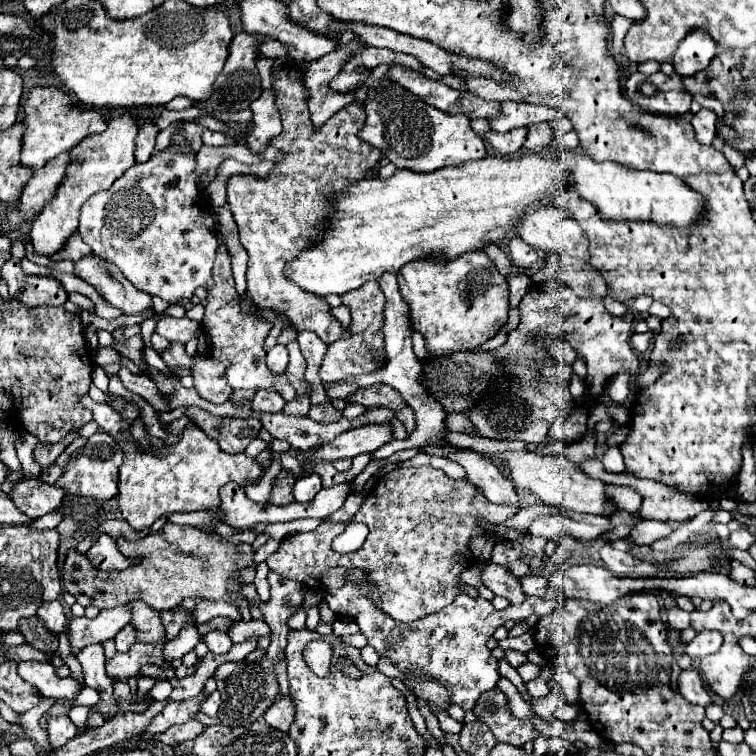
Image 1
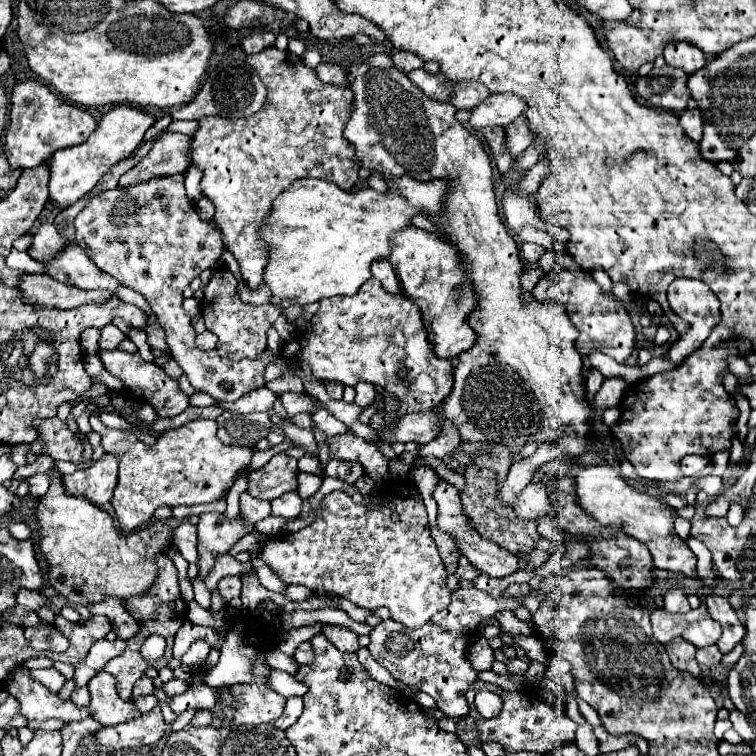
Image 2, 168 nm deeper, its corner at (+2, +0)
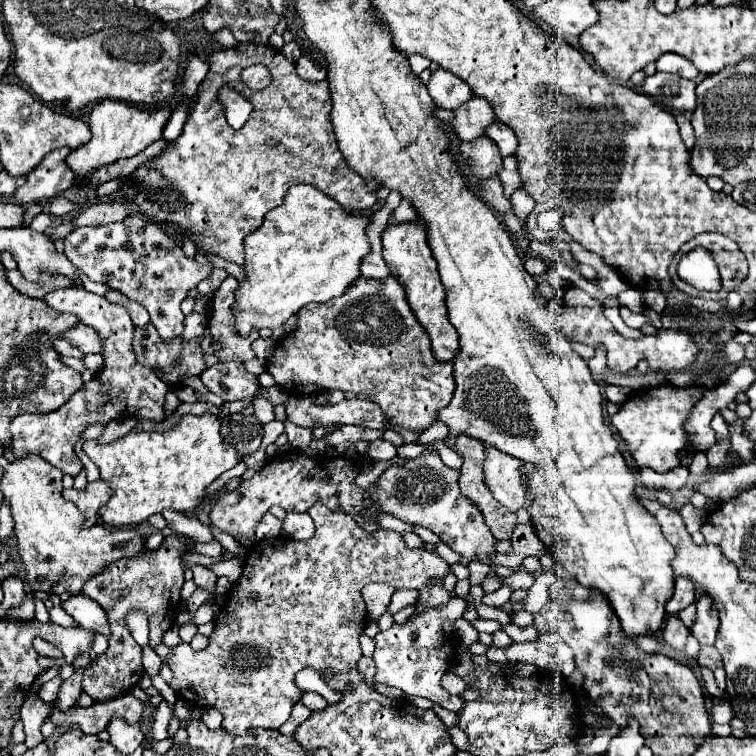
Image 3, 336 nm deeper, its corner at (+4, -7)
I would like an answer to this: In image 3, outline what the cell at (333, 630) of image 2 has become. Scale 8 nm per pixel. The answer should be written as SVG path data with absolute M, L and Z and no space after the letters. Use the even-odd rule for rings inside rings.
M316 503L310 507L308 511L314 519L314 525L316 525L316 533L312 539L308 541L294 541L294 539L286 539L286 537L276 537L276 539L270 539L270 541L256 541L254 545L248 547L248 557L244 561L244 573L242 577L238 579L238 585L236 585L236 591L232 589L228 593L228 603L224 605L224 609L220 611L218 619L216 619L216 627L214 627L214 633L210 635L210 645L204 649L204 651L194 651L188 643L180 643L178 647L172 649L172 659L168 661L168 667L174 671L174 679L172 679L172 689L176 691L178 697L184 697L186 701L194 701L198 707L216 707L222 715L224 715L224 721L222 721L222 727L230 733L230 735L242 735L246 733L248 729L256 729L256 727L262 727L262 729L278 729L288 717L291 715L292 707L296 704L302 693L302 690L298 689L294 685L294 675L296 671L304 669L304 667L314 667L316 671L324 671L324 669L332 669L332 671L344 671L344 669L352 669L356 667L356 663L360 661L362 657L362 651L360 651L360 635L362 635L362 629L364 629L364 621L366 621L366 603L362 599L362 587L368 585L368 583L386 583L390 587L396 587L396 589L418 589L420 591L420 597L416 601L416 607L414 607L414 613L408 617L408 619L414 619L418 613L424 613L426 609L434 609L434 607L442 607L442 605L448 605L450 601L450 593L444 589L442 585L442 577L450 571L450 565L444 563L440 559L438 553L434 551L428 551L424 547L418 547L418 549L410 549L406 547L406 543L402 541L402 535L396 533L396 531L386 531L386 529L378 529L374 533L368 533L368 531L362 531L356 521L348 515L348 513L334 513L332 509L326 509L322 503ZM250 593L256 593L258 595L258 601L252 601L250 599ZM322 617L338 617L334 619L328 627L326 619ZM342 617L342 619L340 619Z

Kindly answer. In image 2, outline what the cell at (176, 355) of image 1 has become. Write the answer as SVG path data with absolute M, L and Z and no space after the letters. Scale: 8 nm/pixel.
M150 314L148 316L148 322L146 322L146 342L150 348L158 348L162 352L168 352L168 346L166 346L166 340L164 340L164 332L160 330L160 324L156 322L156 316Z

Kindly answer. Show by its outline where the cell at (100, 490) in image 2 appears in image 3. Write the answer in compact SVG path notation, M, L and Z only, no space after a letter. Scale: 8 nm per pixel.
M98 479L94 483L88 483L86 489L78 491L74 487L64 489L62 496L67 501L76 503L76 507L86 515L86 527L94 525L98 521L98 509L110 499L110 485L106 481Z

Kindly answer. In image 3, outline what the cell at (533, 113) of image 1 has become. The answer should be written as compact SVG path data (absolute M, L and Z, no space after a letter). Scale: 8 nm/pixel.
M472 97L454 113L456 117L450 125L462 141L474 141L478 135L484 135L486 127L490 127L496 121L494 107L482 97Z

